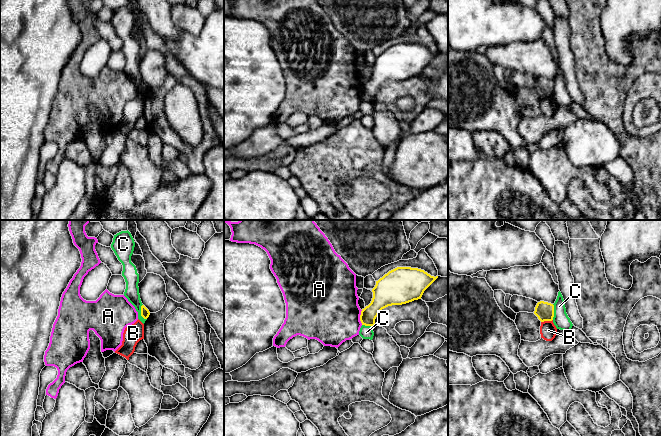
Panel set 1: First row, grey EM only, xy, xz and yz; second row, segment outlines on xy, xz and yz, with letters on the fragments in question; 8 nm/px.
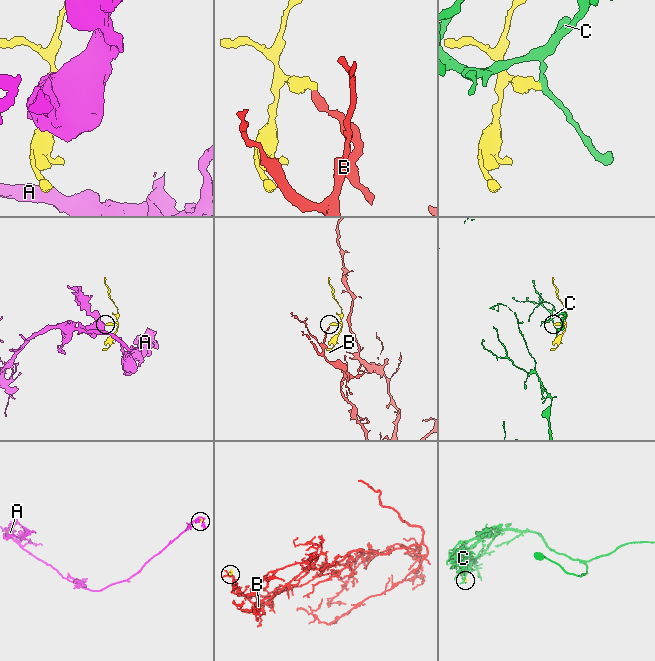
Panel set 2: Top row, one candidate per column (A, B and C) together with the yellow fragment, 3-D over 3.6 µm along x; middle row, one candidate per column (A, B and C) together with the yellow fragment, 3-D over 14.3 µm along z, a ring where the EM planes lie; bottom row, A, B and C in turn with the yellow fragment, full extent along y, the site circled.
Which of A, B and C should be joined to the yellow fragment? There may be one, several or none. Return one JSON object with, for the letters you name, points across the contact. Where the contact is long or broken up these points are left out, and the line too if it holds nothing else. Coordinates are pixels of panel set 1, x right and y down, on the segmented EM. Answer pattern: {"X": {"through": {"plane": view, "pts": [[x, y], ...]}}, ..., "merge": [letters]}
{"merge": []}

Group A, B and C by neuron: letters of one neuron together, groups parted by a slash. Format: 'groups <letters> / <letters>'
groups A / B / C

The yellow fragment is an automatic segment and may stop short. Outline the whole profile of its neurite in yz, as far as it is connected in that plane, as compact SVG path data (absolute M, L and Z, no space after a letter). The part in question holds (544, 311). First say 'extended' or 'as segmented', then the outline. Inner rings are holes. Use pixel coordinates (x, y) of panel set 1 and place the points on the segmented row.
as segmented; M540 301L535 307L534 314L541 322L552 321L554 317L554 305L548 302Z

